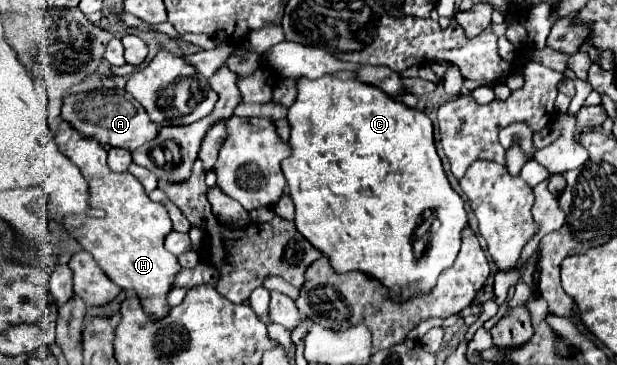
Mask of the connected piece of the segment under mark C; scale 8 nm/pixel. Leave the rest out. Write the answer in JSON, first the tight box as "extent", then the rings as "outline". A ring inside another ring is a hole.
{"extent":[282,70,468,300],"outline":[[[348,70],[332,72],[332,74],[326,74],[326,76],[316,78],[316,80],[296,78],[296,88],[298,88],[298,98],[290,106],[290,114],[286,116],[286,120],[290,122],[290,148],[292,148],[292,152],[282,162],[282,168],[284,168],[282,172],[288,180],[290,196],[292,196],[294,206],[296,206],[294,224],[296,224],[298,232],[306,240],[310,240],[310,244],[314,248],[318,248],[324,256],[330,258],[330,264],[334,266],[336,272],[362,270],[368,276],[380,280],[386,288],[390,288],[390,296],[394,300],[406,300],[414,294],[428,292],[436,284],[440,272],[454,264],[454,260],[458,256],[458,250],[460,250],[460,232],[462,232],[464,224],[468,224],[466,210],[464,210],[464,200],[452,190],[452,186],[450,186],[450,182],[444,174],[442,160],[436,152],[430,118],[424,112],[416,110],[416,108],[408,108],[406,104],[400,104],[398,100],[384,94],[380,88],[360,82],[354,76],[354,72],[348,72]]]}

